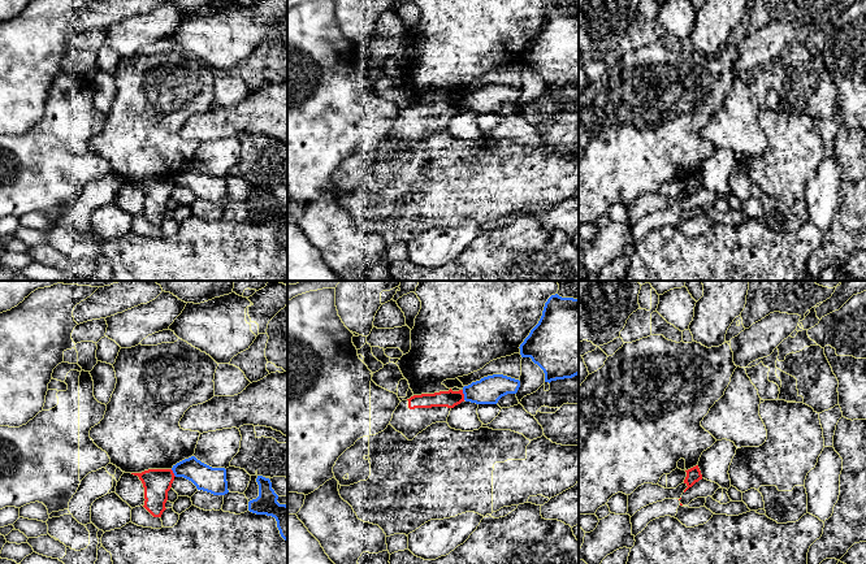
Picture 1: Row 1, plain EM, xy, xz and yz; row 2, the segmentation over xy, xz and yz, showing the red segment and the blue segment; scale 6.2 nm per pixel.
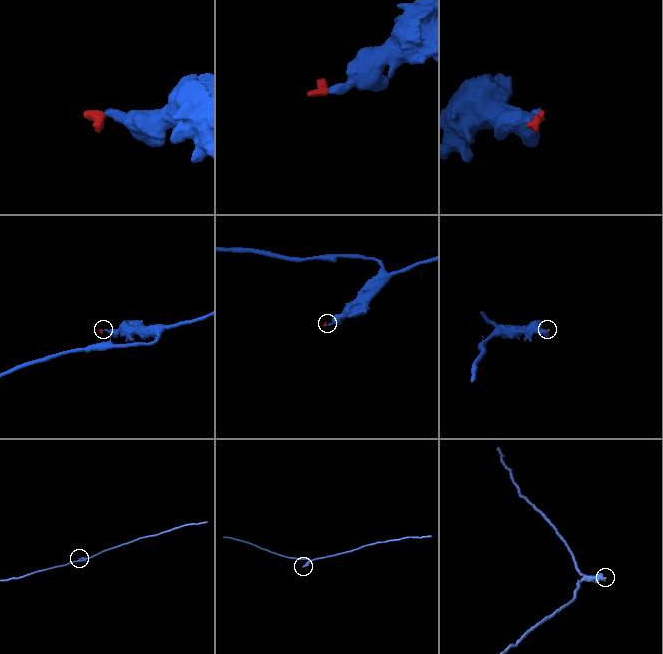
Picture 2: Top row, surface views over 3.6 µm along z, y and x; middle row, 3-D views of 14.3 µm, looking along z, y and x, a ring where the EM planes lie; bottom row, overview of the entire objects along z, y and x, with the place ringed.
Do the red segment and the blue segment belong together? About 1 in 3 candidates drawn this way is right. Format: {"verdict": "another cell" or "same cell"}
{"verdict": "another cell"}

